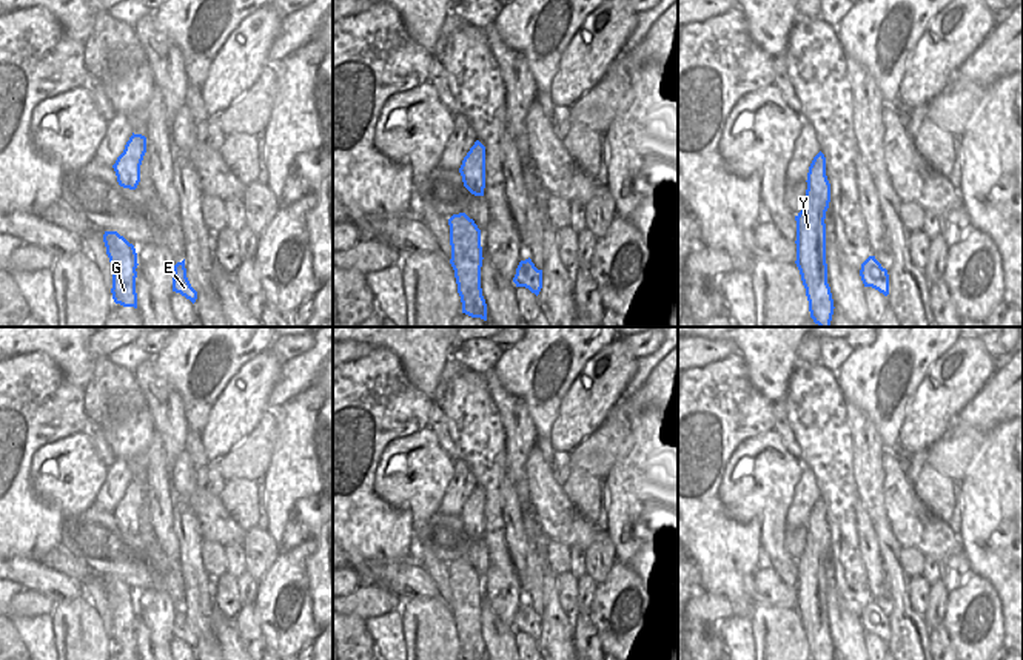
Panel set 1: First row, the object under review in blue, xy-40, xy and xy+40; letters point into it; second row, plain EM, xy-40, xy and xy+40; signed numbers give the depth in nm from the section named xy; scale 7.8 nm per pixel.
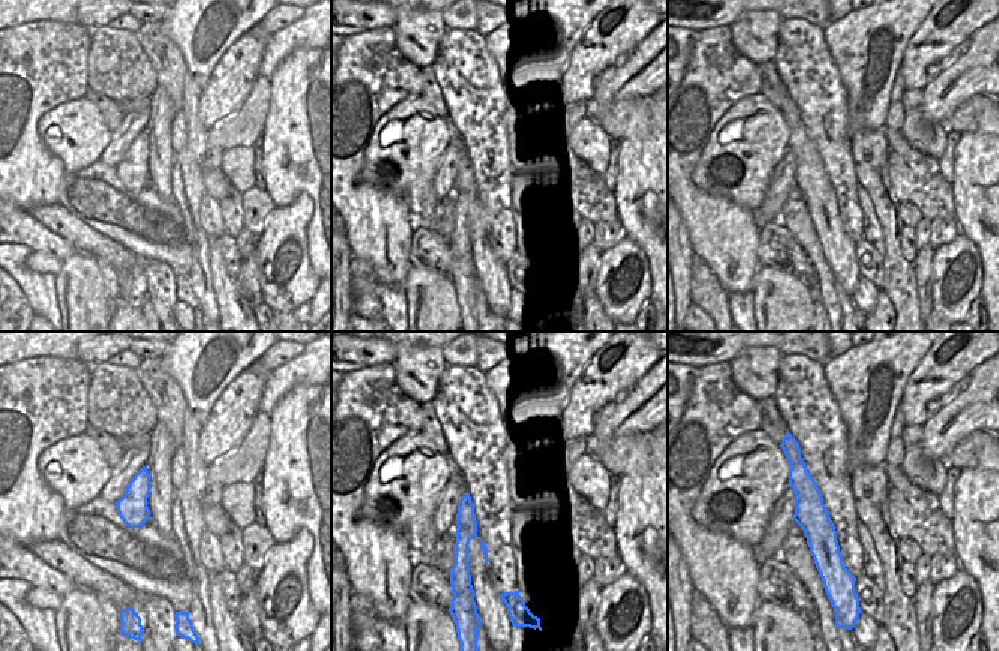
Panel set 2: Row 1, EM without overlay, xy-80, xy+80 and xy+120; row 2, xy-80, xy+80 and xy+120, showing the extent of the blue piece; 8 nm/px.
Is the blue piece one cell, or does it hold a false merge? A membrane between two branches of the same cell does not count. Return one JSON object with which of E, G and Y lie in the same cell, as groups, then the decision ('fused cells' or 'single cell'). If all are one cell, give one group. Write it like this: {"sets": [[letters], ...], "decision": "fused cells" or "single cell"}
{"sets": [["E"], ["G", "Y"]], "decision": "fused cells"}

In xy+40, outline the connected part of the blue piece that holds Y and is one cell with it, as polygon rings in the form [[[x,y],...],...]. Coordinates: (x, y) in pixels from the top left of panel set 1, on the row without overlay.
[[[820,497],[810,512],[806,549],[797,566],[797,612],[801,620],[810,660],[833,660],[833,645],[827,629],[826,557],[830,547],[830,529],[826,521],[826,503]]]

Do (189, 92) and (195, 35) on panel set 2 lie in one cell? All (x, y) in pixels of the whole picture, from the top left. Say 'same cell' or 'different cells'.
different cells

